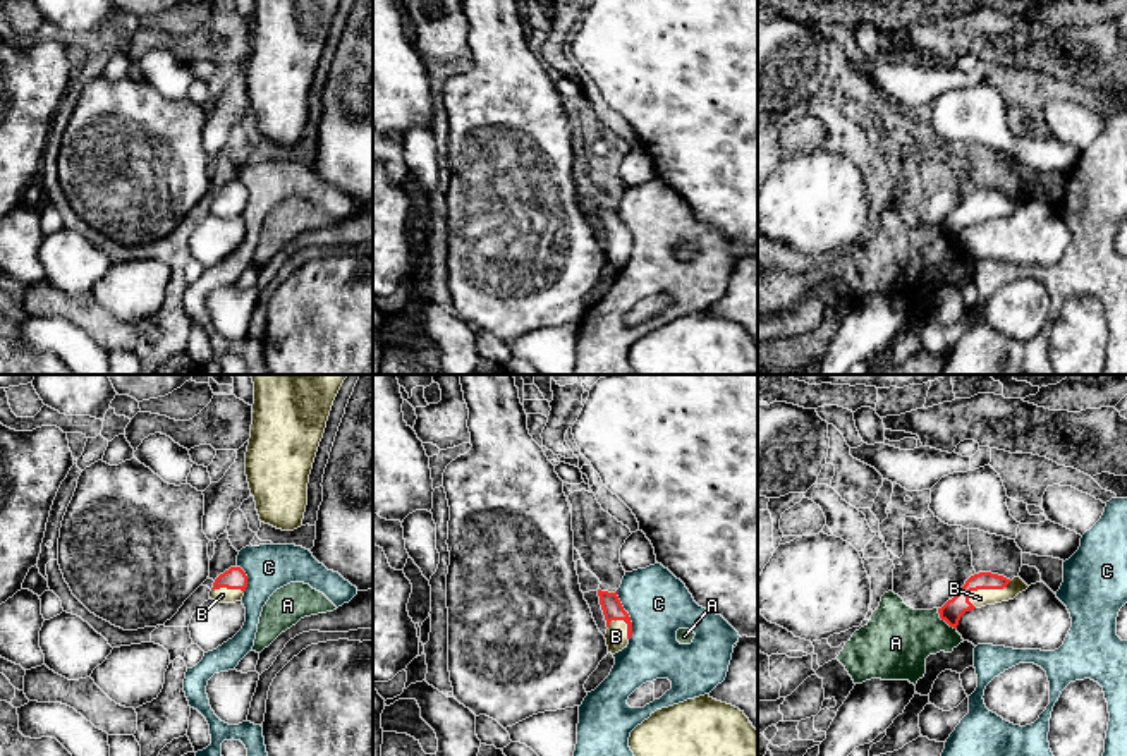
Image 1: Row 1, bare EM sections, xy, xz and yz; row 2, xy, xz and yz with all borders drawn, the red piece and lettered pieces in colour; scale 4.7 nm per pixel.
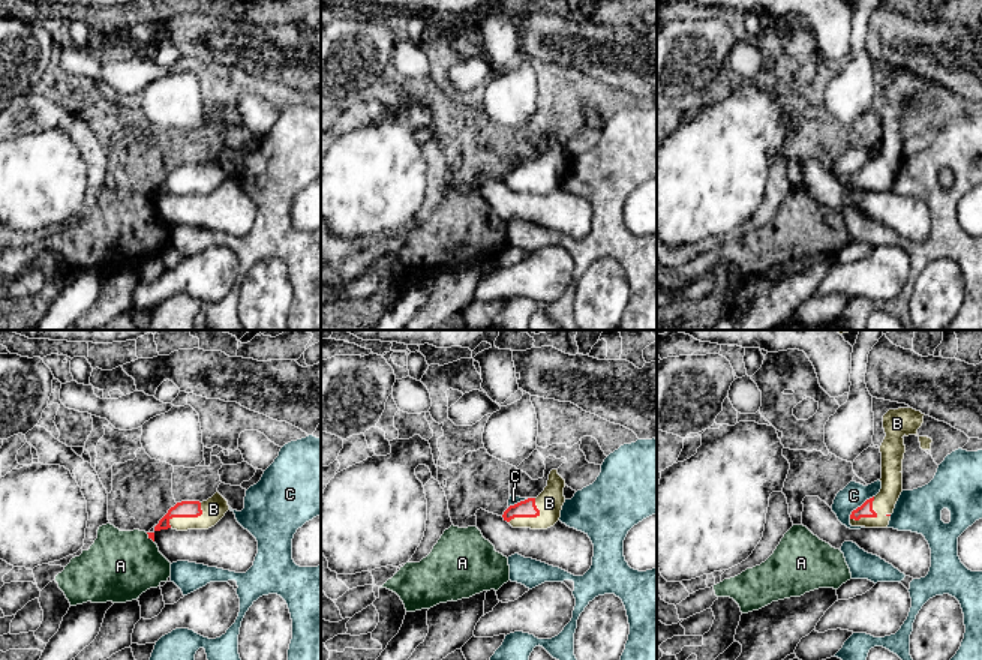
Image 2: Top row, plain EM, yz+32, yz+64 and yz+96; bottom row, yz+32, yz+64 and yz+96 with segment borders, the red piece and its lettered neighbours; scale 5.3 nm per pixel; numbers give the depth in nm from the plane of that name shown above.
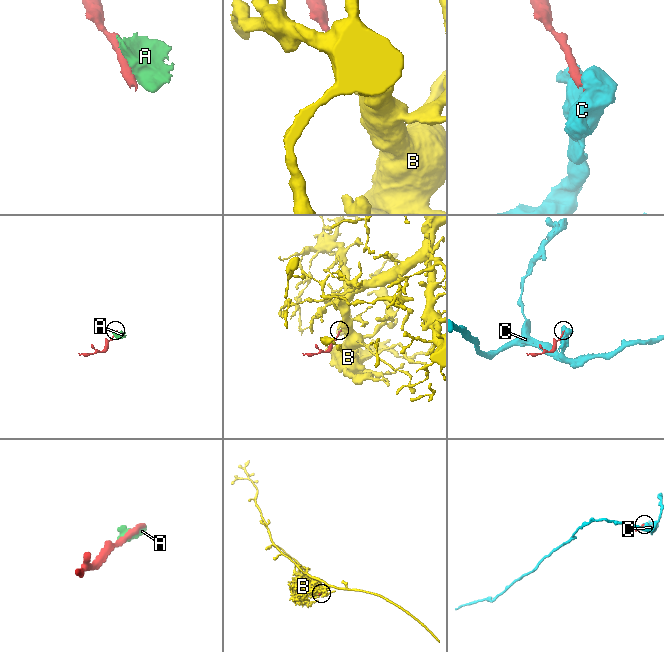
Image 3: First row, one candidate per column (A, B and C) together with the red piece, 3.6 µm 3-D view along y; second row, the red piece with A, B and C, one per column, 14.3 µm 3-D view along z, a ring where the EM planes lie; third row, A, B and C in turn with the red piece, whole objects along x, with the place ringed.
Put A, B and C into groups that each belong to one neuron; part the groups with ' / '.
A / B / C

